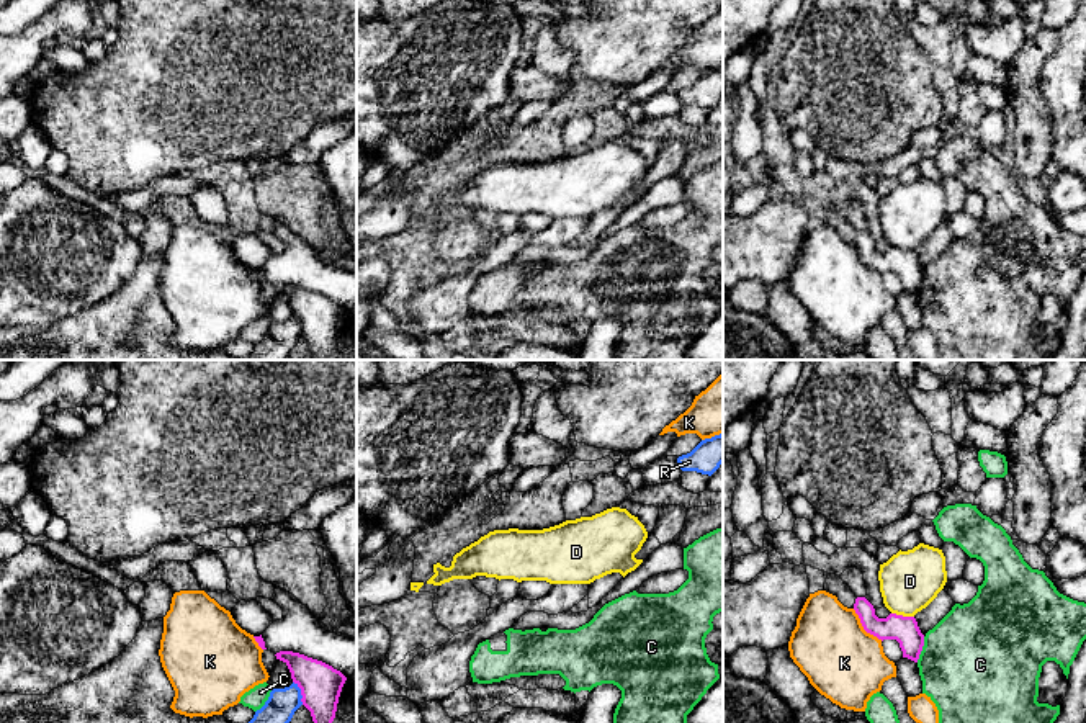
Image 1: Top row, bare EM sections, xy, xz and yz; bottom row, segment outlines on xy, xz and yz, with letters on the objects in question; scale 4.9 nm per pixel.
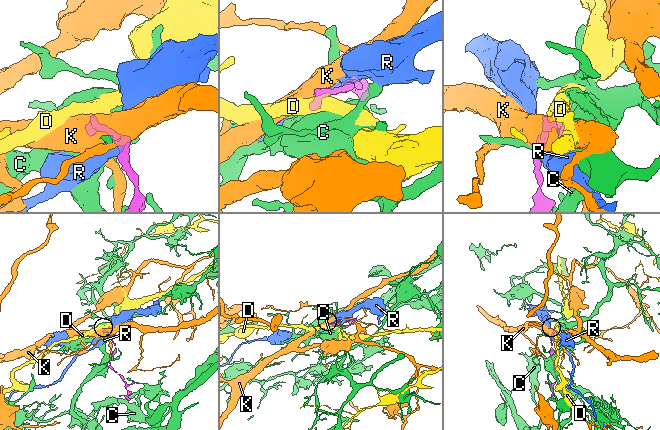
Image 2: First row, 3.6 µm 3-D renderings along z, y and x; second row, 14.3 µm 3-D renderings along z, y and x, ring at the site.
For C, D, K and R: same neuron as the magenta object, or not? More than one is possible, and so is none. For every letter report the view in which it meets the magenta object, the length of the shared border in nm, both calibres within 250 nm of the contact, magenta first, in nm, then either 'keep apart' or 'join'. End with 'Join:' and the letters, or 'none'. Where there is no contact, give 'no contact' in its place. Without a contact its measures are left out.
C: contact in yz; length 130 nm; calibres 140 and 500 nm; keep apart
D: contact in yz; length 110 nm; calibres 140 and 300 nm; keep apart
K: contact in yz; length 220 nm; calibres 140 and 380 nm; keep apart
R: contact in xy; length 130 nm; calibres 200 and 180 nm; keep apart
Join: none

